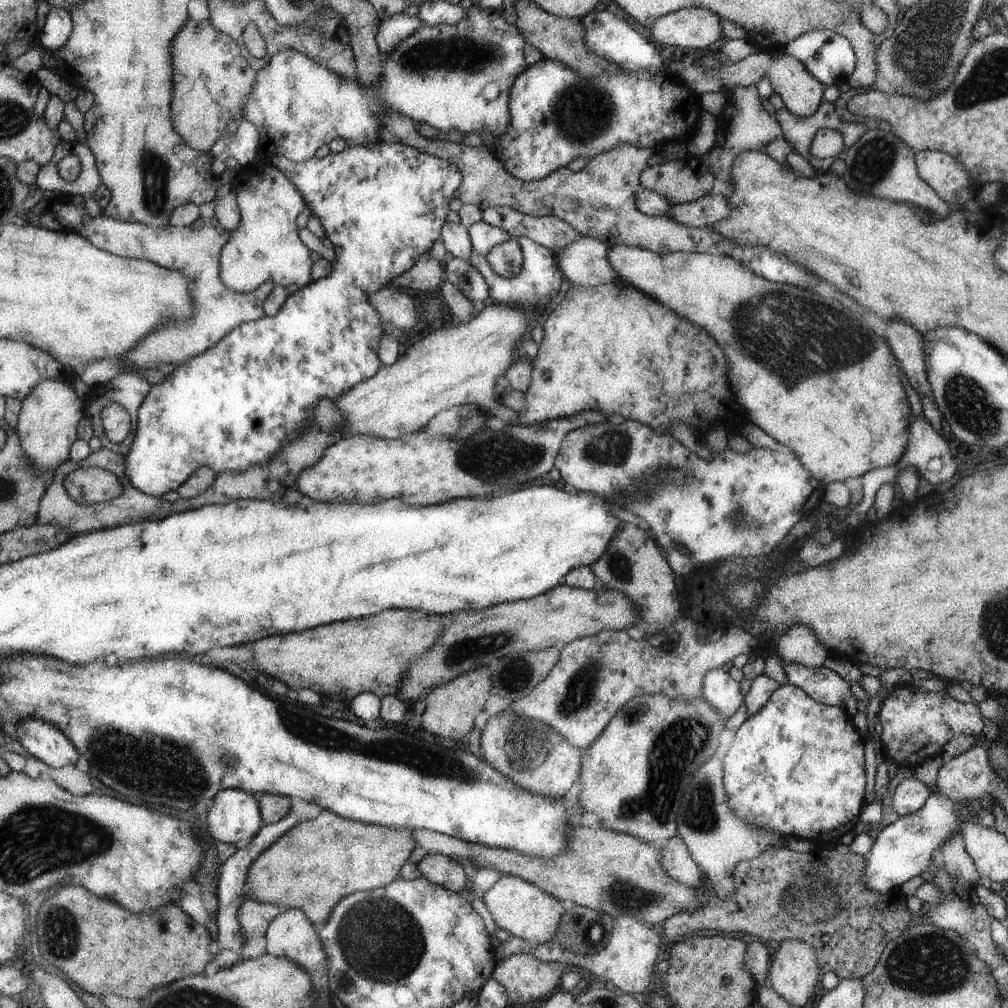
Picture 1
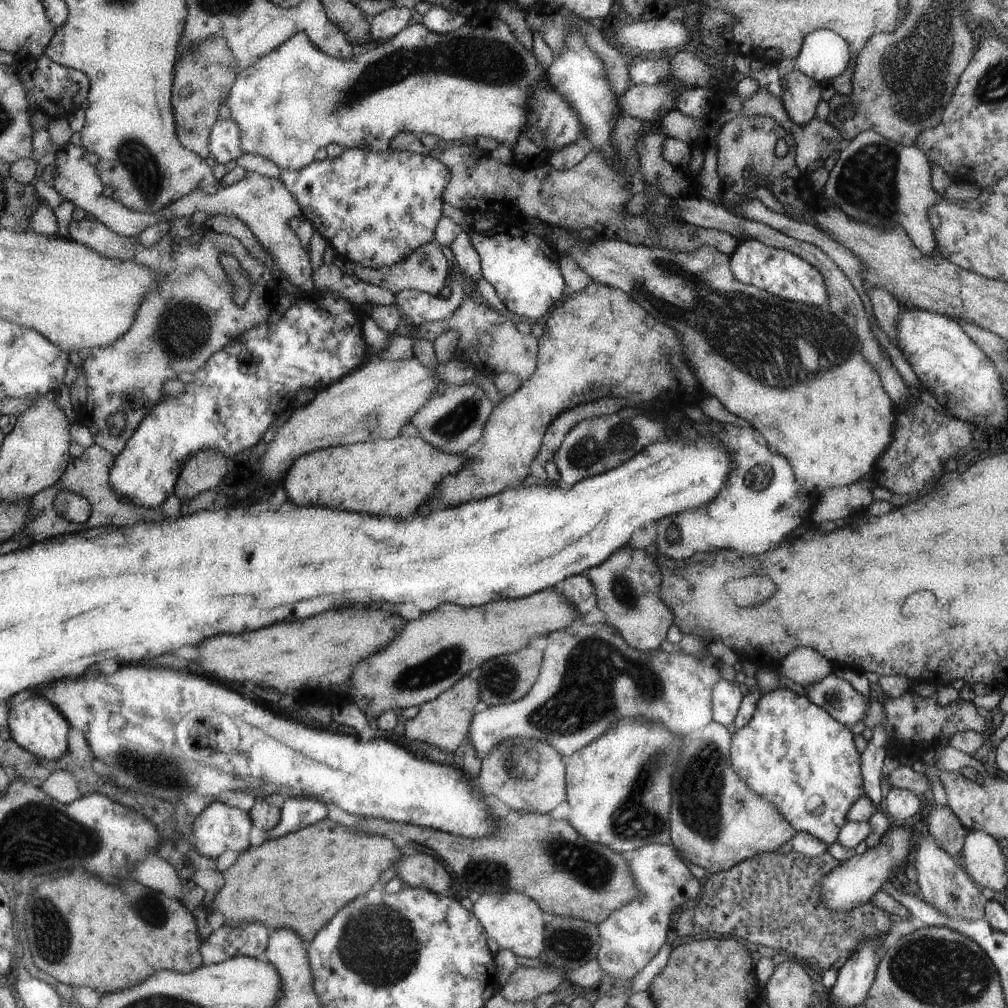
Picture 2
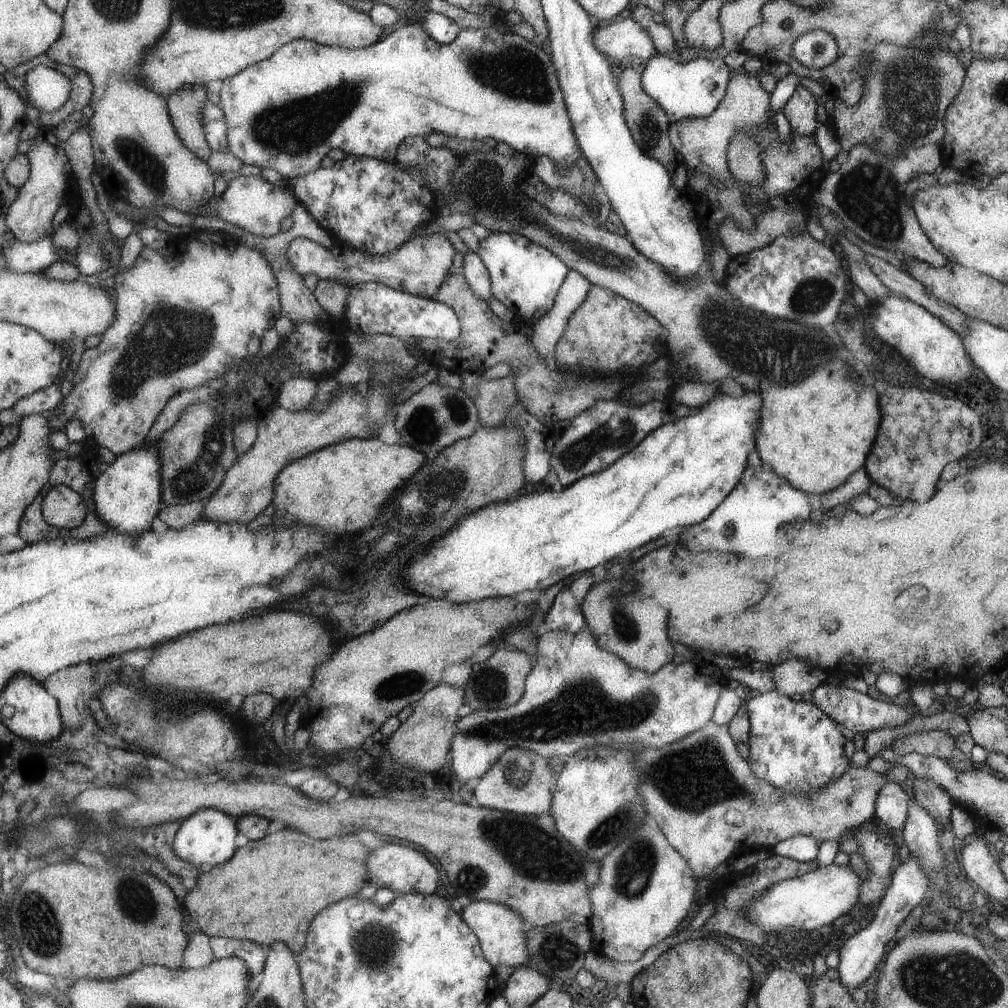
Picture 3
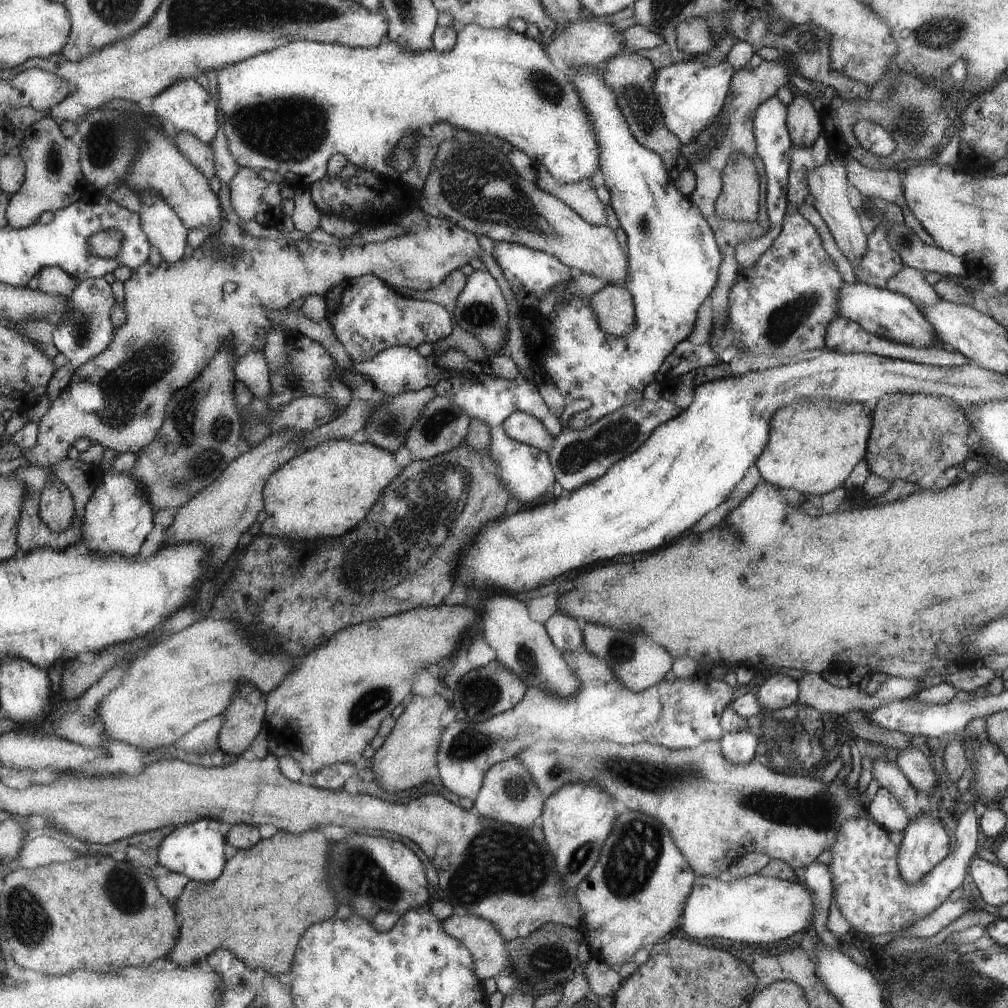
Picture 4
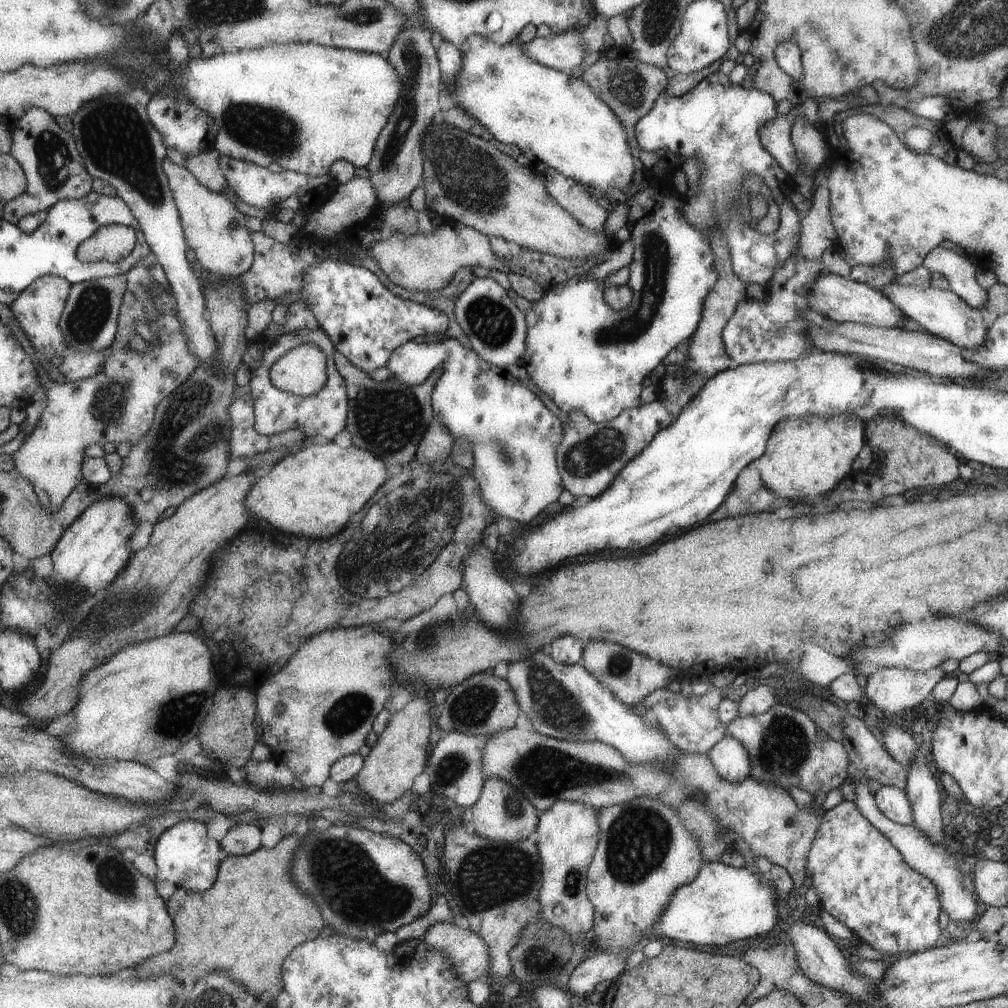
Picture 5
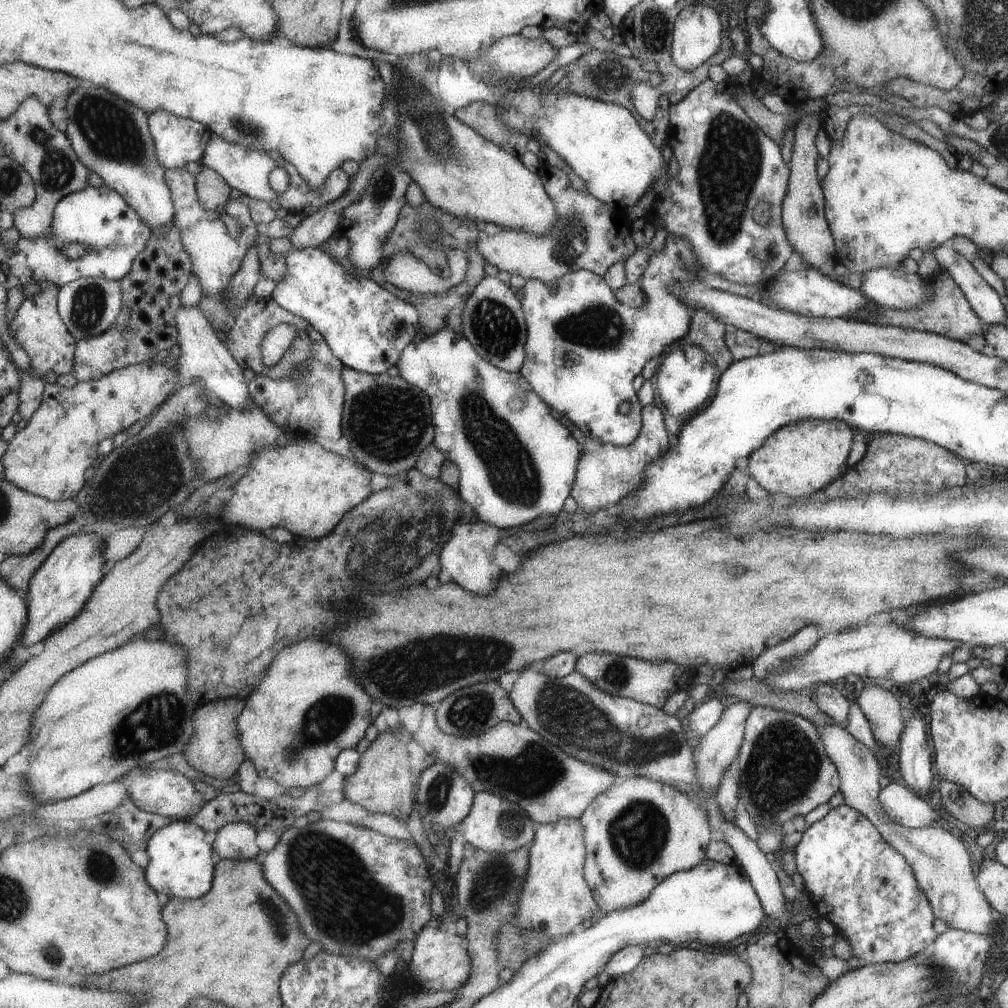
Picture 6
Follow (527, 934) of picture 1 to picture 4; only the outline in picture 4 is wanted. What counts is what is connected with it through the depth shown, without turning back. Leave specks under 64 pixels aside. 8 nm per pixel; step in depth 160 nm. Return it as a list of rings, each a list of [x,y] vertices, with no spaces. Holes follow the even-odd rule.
[[[452,914],[441,921],[449,936],[454,936],[470,949],[475,972],[481,980],[511,972],[511,962],[506,953],[507,941],[491,921],[470,914]]]

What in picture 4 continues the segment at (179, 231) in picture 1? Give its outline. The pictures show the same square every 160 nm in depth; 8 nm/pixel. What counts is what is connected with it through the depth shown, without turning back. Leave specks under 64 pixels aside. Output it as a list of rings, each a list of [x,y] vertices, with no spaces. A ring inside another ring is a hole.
[[[413,208],[401,214],[397,224],[406,228],[402,236],[362,246],[338,247],[306,237],[297,240],[256,240],[242,232],[236,223],[225,222],[214,234],[218,234],[218,240],[225,247],[238,249],[236,255],[226,259],[217,256],[212,251],[210,238],[206,237],[189,258],[183,257],[183,260],[174,263],[163,260],[160,265],[147,262],[138,266],[131,278],[124,283],[125,323],[115,329],[112,343],[101,354],[90,358],[75,370],[70,387],[62,392],[40,420],[37,446],[23,450],[22,455],[28,459],[28,466],[49,467],[52,470],[40,498],[40,512],[49,528],[56,533],[65,532],[73,524],[76,515],[72,490],[56,477],[55,472],[56,464],[72,455],[75,438],[85,436],[92,443],[99,443],[105,449],[112,448],[117,453],[142,451],[155,440],[166,423],[167,407],[175,393],[199,378],[223,343],[228,341],[234,350],[233,366],[246,352],[261,352],[266,344],[266,336],[275,324],[267,318],[269,310],[285,309],[302,294],[325,296],[343,279],[363,275],[376,276],[393,289],[426,291],[443,282],[451,270],[459,269],[471,258],[479,258],[481,247],[474,233],[463,230],[448,220],[429,216],[421,208]]]

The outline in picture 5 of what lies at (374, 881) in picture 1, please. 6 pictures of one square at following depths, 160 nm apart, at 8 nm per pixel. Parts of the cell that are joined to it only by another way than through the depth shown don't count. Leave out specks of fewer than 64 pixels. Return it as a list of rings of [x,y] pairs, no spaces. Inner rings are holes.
[[[291,832],[283,836],[271,848],[259,847],[257,850],[243,856],[224,855],[219,865],[219,880],[205,890],[197,892],[179,887],[177,892],[168,900],[167,906],[176,926],[176,943],[168,951],[151,956],[151,960],[141,962],[136,967],[137,978],[148,979],[149,976],[173,975],[177,980],[185,982],[192,978],[197,982],[201,974],[209,970],[219,970],[228,974],[230,979],[240,982],[255,997],[263,992],[270,995],[267,1003],[275,1004],[277,994],[284,986],[282,981],[282,963],[286,956],[298,944],[312,941],[319,930],[323,928],[323,920],[319,916],[317,904],[291,880],[291,856],[297,848],[300,838]]]

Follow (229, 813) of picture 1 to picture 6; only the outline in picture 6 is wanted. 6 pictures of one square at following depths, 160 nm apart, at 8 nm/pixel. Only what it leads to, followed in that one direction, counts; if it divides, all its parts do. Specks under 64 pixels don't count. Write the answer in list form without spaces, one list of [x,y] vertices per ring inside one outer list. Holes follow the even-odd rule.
[[[174,819],[151,837],[147,850],[150,860],[146,879],[159,894],[165,893],[171,898],[197,899],[213,886],[214,850],[203,840],[203,831],[193,819],[188,822]]]

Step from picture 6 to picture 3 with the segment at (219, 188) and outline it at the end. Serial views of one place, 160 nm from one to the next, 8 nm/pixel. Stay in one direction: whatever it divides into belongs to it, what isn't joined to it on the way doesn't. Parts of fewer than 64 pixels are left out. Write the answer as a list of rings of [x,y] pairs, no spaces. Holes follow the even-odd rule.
[[[185,83],[179,90],[169,94],[167,99],[172,121],[181,140],[201,160],[207,160],[212,150],[207,144],[200,120],[200,112],[208,101],[204,85]]]

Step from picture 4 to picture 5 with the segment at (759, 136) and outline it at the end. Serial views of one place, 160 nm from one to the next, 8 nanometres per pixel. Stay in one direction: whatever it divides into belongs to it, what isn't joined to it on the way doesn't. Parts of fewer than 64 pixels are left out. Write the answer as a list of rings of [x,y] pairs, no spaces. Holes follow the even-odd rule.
[[[717,70],[704,76],[685,95],[674,97],[663,90],[651,110],[639,118],[634,126],[635,142],[643,150],[654,152],[656,149],[667,149],[679,156],[681,163],[691,156],[701,162],[700,185],[697,188],[699,191],[694,198],[685,198],[683,214],[686,221],[707,238],[711,227],[715,227],[725,237],[732,271],[745,286],[765,286],[773,274],[773,266],[793,254],[799,240],[800,217],[786,191],[786,188],[794,189],[793,179],[786,174],[786,181],[783,181],[784,170],[763,148],[758,137],[758,128],[762,122],[773,120],[777,116],[775,105],[774,97],[766,92],[731,84],[727,75]],[[747,173],[781,184],[775,184],[771,188],[775,200],[781,202],[781,226],[777,227],[777,234],[762,235],[735,214],[733,200],[738,196],[742,176]],[[759,242],[773,248],[775,259],[772,260],[772,265],[760,265],[749,256],[751,246]]]

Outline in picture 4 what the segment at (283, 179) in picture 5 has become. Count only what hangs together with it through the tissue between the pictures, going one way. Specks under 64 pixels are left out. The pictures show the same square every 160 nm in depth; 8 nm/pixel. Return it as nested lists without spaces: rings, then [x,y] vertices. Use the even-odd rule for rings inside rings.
[[[239,167],[230,178],[230,205],[242,221],[255,220],[263,226],[274,224],[281,198],[278,184],[259,178],[249,167]]]

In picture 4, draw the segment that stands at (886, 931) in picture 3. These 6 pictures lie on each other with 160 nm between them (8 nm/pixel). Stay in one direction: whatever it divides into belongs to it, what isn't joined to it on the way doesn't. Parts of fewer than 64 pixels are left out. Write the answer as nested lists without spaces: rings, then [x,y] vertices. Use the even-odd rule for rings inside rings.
[[[923,811],[904,828],[898,847],[898,868],[902,879],[914,885],[951,851],[949,836],[938,818],[925,816]]]

